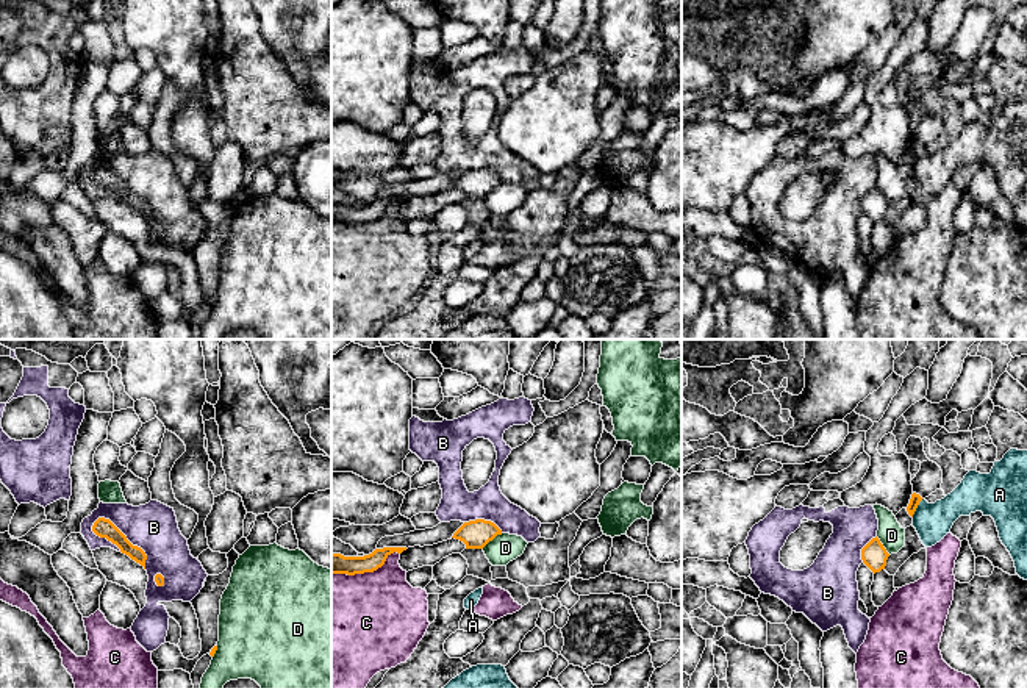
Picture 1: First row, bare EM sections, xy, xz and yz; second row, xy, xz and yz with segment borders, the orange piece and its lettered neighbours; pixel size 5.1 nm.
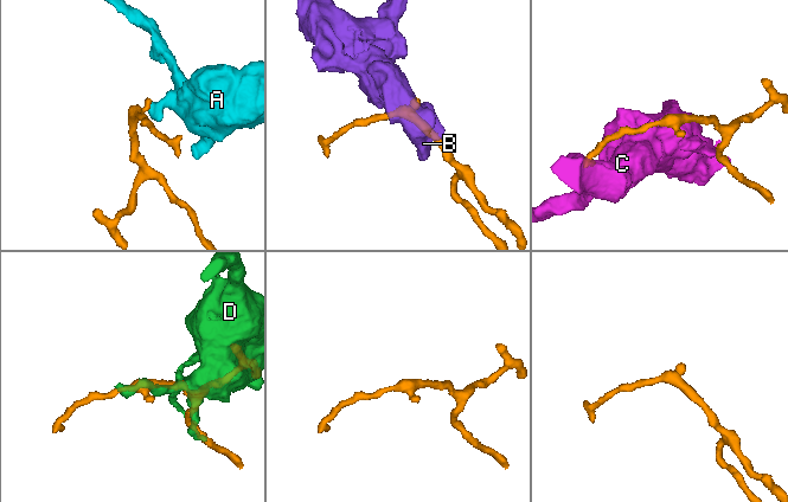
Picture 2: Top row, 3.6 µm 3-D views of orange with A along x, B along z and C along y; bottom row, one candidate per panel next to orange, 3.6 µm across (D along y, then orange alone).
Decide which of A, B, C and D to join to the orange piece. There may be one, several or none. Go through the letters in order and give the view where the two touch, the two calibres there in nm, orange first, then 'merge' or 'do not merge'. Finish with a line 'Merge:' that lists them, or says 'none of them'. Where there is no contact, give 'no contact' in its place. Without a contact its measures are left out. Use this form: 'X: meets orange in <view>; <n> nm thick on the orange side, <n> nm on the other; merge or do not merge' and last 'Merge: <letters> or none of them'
A: meets orange in yz; 50 nm thick on the orange side, 190 nm on the other; do not merge
B: meets orange in xy; 100 nm thick on the orange side, 240 nm on the other; do not merge
C: meets orange in xz; 110 nm thick on the orange side, 480 nm on the other; do not merge
D: meets orange in xz; 150 nm thick on the orange side, 150 nm on the other; do not merge
Merge: none of them

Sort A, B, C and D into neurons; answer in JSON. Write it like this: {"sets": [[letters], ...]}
{"sets": [["A"], ["B"], ["C"], ["D"]]}

